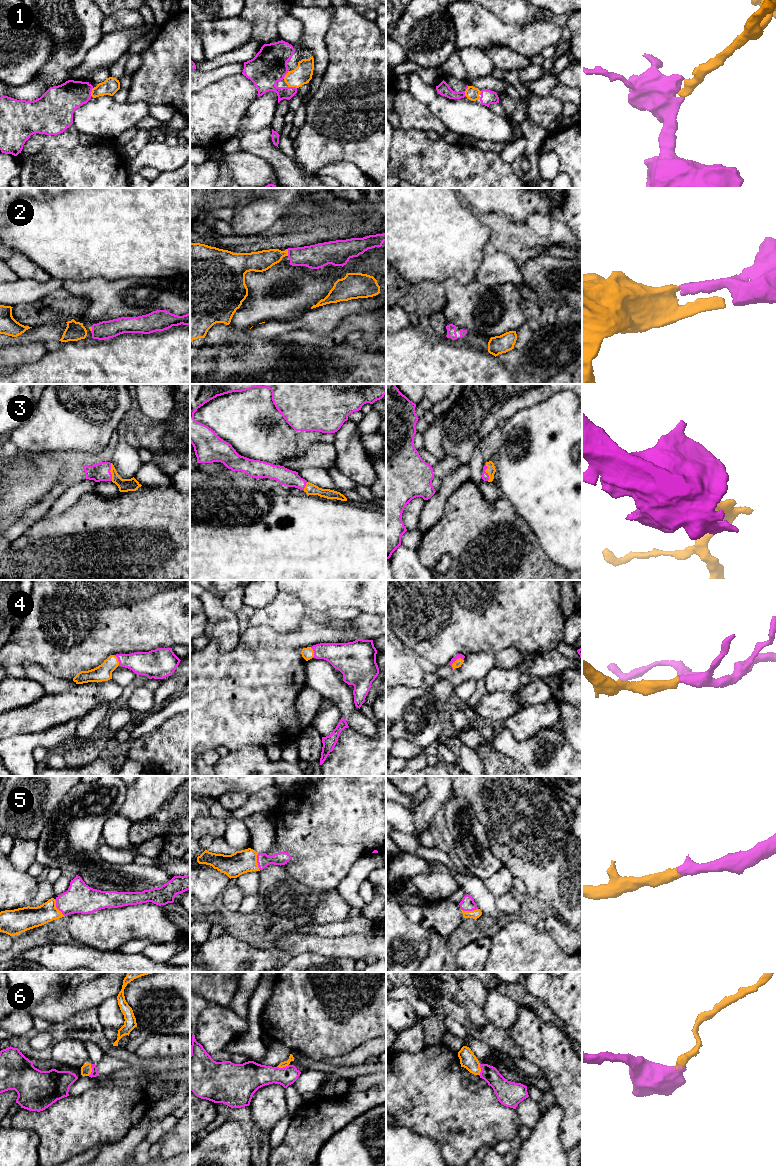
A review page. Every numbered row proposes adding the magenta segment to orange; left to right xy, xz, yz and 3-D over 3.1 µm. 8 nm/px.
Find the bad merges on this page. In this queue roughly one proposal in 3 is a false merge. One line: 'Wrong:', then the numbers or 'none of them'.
Wrong: 6

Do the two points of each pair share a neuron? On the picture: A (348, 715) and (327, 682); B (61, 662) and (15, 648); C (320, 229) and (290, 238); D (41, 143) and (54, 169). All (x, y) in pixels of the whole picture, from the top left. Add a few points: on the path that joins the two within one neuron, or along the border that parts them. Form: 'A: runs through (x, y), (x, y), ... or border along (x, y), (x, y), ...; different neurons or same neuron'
A: runs through (347, 707), (344, 699), (335, 690); same neuron
B: runs through (50, 652), (46, 648), (26, 648); same neuron
C: runs through (313, 234), (297, 238); same neuron
D: border along (68, 148), (50, 147), (33, 153), (21, 151); different neurons

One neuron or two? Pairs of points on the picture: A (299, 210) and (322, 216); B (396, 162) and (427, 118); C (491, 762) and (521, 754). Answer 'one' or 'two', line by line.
A: one
B: two
C: two

